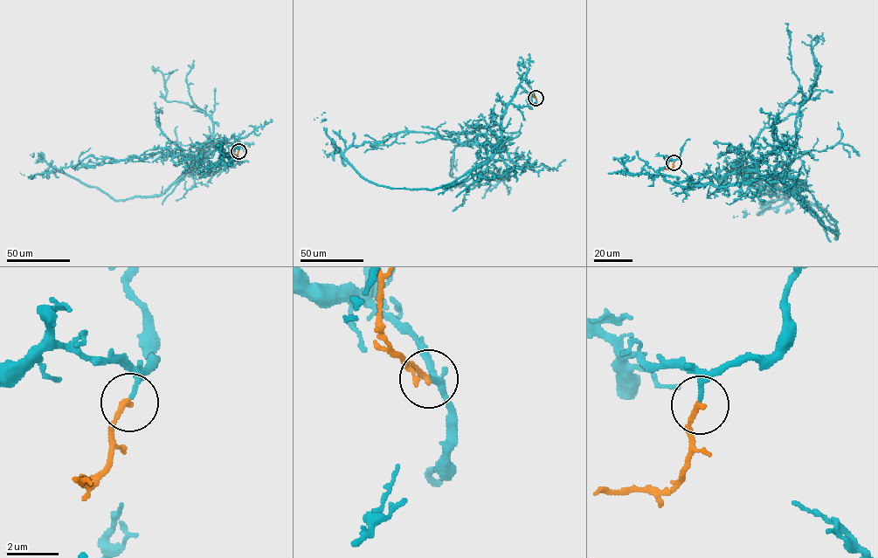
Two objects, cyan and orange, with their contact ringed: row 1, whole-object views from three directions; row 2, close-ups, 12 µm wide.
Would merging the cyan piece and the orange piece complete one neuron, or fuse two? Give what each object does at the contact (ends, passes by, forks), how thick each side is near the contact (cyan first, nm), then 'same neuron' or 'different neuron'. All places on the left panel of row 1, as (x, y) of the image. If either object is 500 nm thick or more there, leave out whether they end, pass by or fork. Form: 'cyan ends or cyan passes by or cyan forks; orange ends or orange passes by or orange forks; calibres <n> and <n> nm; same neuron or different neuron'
cyan ends; orange ends; calibres 180 and 240 nm; same neuron

